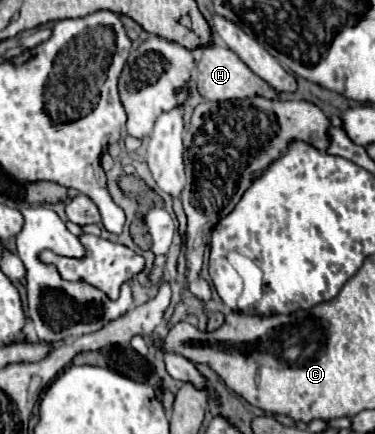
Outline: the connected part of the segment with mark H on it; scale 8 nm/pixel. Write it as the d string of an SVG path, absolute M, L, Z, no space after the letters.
M210 44L202 48L202 58L198 62L198 92L206 100L222 102L222 100L236 100L236 98L252 98L252 96L262 96L274 100L278 94L274 88L270 88L262 78L258 78L230 48Z

